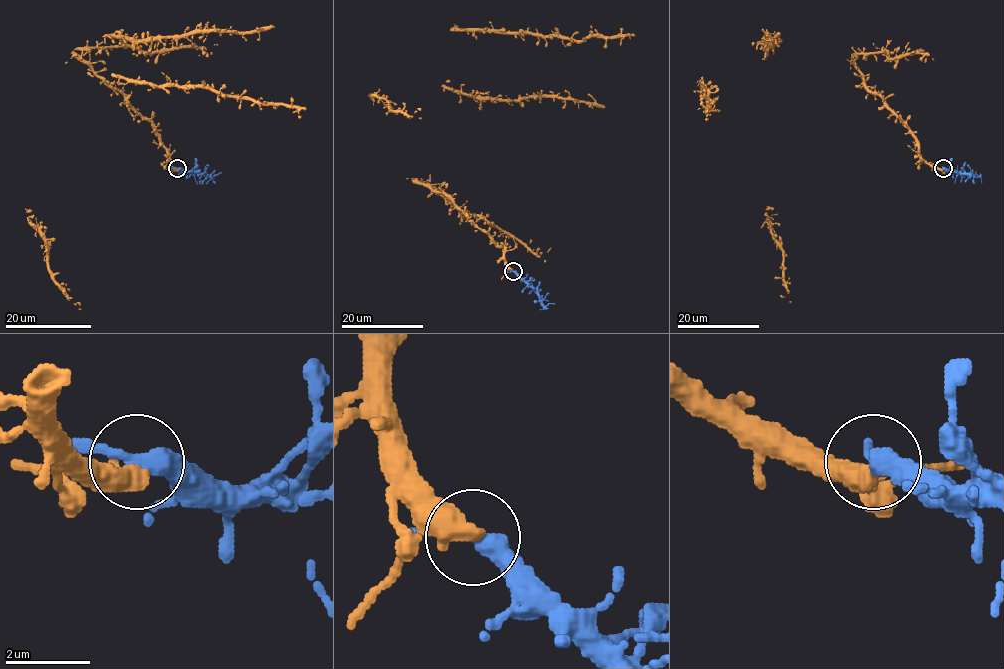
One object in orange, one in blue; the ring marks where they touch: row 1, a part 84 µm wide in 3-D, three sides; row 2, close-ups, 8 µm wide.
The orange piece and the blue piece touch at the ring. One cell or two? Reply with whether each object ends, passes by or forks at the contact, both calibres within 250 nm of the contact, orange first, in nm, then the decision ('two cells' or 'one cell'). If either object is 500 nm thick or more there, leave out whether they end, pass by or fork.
calibres 550 and 340 nm; one cell

